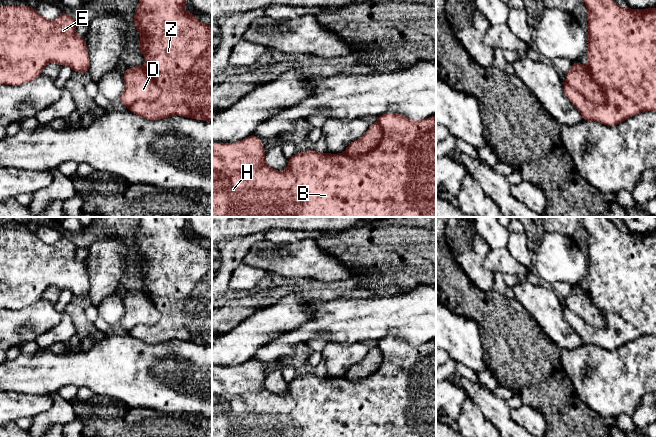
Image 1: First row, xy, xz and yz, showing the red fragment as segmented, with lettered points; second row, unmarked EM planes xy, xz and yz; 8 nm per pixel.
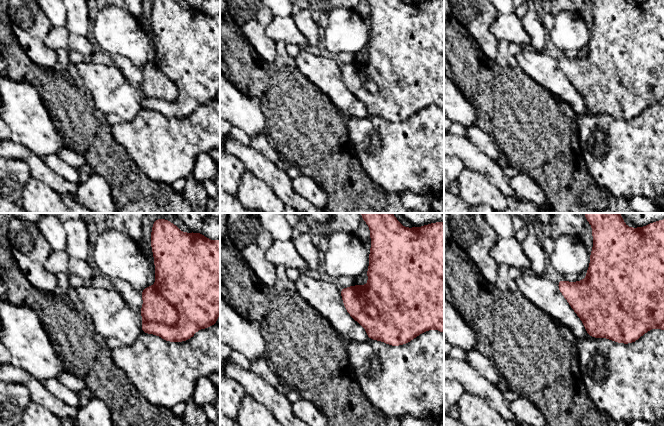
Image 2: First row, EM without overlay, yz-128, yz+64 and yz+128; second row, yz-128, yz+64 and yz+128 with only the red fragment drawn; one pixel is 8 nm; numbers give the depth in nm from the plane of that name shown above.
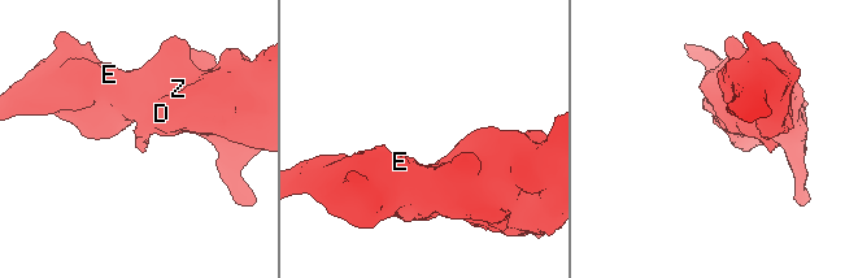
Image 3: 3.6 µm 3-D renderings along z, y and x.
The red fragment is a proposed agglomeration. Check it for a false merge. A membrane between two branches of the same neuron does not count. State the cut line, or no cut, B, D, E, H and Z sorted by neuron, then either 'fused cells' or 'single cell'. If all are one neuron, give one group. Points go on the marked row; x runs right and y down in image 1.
cut in yz along (566, 80), (589, 100), (597, 103), (603, 103), (606, 100); B E H Z / D; fused cells

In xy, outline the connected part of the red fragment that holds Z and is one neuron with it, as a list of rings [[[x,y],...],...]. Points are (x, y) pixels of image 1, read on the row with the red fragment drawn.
[[[139,0],[132,20],[141,35],[138,48],[147,59],[144,67],[161,90],[155,101],[137,101],[129,108],[148,121],[174,115],[212,121],[212,25],[203,24],[192,12],[185,12],[185,3],[186,0]]]

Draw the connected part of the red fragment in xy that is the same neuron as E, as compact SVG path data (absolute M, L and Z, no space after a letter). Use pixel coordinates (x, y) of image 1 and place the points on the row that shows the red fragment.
M25 5L0 6L0 85L19 86L36 80L50 62L69 66L74 72L87 73L90 58L85 37L76 35L78 23L66 11L54 20L42 17L37 9Z

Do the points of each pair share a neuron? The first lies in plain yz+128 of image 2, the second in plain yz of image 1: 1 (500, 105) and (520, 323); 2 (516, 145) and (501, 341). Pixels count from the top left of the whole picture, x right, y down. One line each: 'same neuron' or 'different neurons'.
1: same neuron
2: same neuron

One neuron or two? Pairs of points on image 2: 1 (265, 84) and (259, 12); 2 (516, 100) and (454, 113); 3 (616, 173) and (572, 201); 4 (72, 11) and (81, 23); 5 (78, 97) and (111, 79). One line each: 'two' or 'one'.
1: two
2: two
3: two
4: one
5: two

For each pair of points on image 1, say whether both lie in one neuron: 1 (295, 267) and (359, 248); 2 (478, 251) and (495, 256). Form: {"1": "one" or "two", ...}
{"1": "two", "2": "two"}

